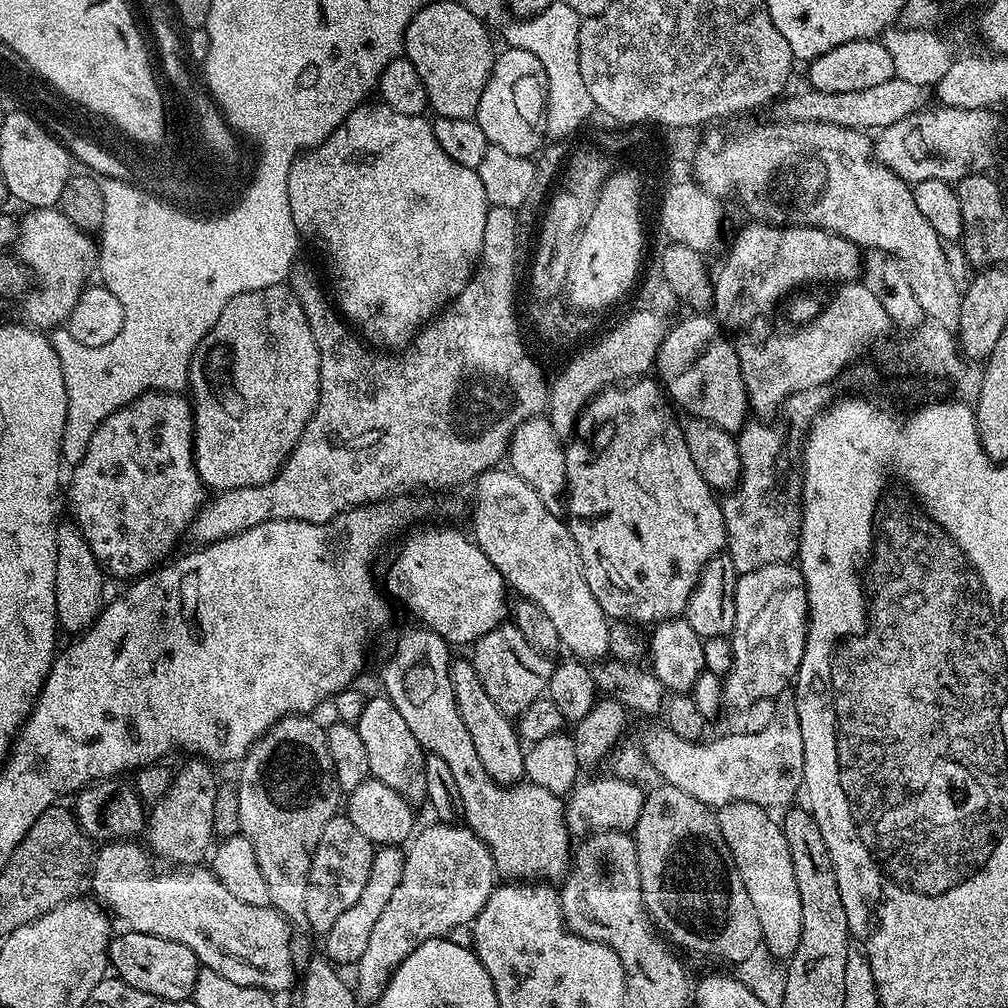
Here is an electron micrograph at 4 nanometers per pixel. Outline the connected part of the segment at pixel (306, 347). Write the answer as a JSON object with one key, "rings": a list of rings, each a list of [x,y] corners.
{"rings":[[[287,283],[275,284],[230,298],[222,314],[218,314],[218,322],[210,326],[210,330],[204,336],[204,342],[194,350],[188,367],[186,388],[190,393],[192,406],[192,460],[196,463],[196,473],[200,475],[200,481],[204,483],[205,489],[225,492],[242,486],[262,486],[276,477],[278,470],[287,462],[289,454],[294,450],[298,438],[302,438],[302,430],[306,430],[306,422],[310,422],[320,397],[318,346],[314,346],[314,334],[310,334],[310,322],[306,322],[306,314],[298,298],[292,293],[291,287]]]}

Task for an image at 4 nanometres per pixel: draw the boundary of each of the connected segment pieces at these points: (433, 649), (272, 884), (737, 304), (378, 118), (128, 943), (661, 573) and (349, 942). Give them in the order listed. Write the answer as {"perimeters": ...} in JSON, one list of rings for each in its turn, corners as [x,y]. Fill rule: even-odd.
{"perimeters":[[[[423,626],[408,628],[392,644],[392,657],[380,668],[380,684],[383,695],[394,702],[394,710],[402,714],[406,726],[414,733],[414,738],[424,747],[425,753],[442,758],[446,766],[450,766],[450,775],[454,777],[456,787],[455,799],[458,808],[464,811],[463,823],[471,828],[472,833],[483,842],[492,855],[492,867],[501,877],[512,882],[536,882],[543,878],[548,882],[556,882],[565,875],[570,862],[570,833],[564,821],[565,801],[555,796],[550,790],[542,790],[542,786],[534,786],[527,782],[509,784],[507,786],[494,782],[486,770],[482,770],[482,761],[474,750],[474,742],[470,742],[470,734],[462,722],[462,714],[458,714],[458,706],[454,702],[454,688],[450,682],[448,665],[450,663],[450,645],[437,632]]],[[[293,714],[271,724],[252,743],[252,749],[244,759],[239,761],[240,780],[235,781],[240,832],[248,839],[250,846],[254,846],[254,858],[258,858],[262,878],[266,878],[266,887],[270,889],[270,905],[296,926],[306,921],[306,886],[318,838],[322,838],[326,822],[338,815],[339,808],[336,807],[340,800],[342,804],[342,789],[330,758],[325,725],[312,718],[308,714]]],[[[748,222],[748,225],[732,240],[732,249],[724,256],[720,273],[715,273],[712,286],[711,307],[716,308],[714,316],[725,329],[740,328],[751,322],[755,316],[768,312],[776,303],[795,293],[803,284],[824,284],[827,280],[852,282],[862,272],[862,249],[859,244],[841,236],[835,236],[821,228],[797,228],[778,224]]],[[[365,102],[359,108],[355,108],[325,140],[293,160],[288,175],[288,201],[297,233],[303,239],[305,236],[306,239],[312,240],[313,246],[324,255],[324,264],[328,267],[328,280],[332,283],[331,295],[343,319],[365,341],[373,345],[381,344],[384,347],[381,349],[384,350],[400,350],[468,285],[480,258],[482,230],[486,230],[486,214],[490,205],[486,198],[486,190],[482,190],[482,178],[478,178],[476,169],[454,162],[454,158],[450,158],[450,154],[446,154],[446,150],[438,146],[431,123],[424,116],[398,114],[398,110],[390,110],[390,106],[383,102],[372,103]]],[[[124,930],[121,936],[120,933],[113,935],[108,941],[108,963],[119,980],[163,1000],[189,999],[202,967],[190,946],[149,932],[131,930]]],[[[637,378],[623,386],[605,388],[598,393],[581,412],[578,421],[578,432],[584,435],[584,440],[576,440],[572,445],[567,445],[564,452],[564,482],[566,485],[566,525],[580,554],[580,566],[592,594],[596,597],[598,606],[605,615],[616,622],[635,622],[637,625],[655,626],[662,620],[675,620],[683,617],[684,609],[688,607],[688,596],[696,587],[696,579],[700,571],[710,562],[710,558],[721,555],[726,544],[724,534],[724,519],[720,513],[720,504],[715,500],[713,489],[698,474],[693,460],[690,459],[690,450],[686,450],[686,438],[681,421],[672,417],[674,408],[662,395],[662,388],[655,379]],[[600,580],[604,584],[612,584],[612,588],[620,596],[603,596]]],[[[380,846],[373,851],[370,878],[366,878],[366,887],[363,888],[362,895],[358,897],[358,902],[354,902],[354,906],[350,906],[350,910],[345,910],[334,921],[334,926],[330,926],[330,930],[323,933],[322,952],[333,964],[355,966],[362,958],[362,953],[366,950],[366,942],[370,942],[370,933],[374,931],[374,922],[378,922],[378,917],[381,916],[386,902],[390,902],[390,897],[393,896],[398,882],[402,882],[404,854],[405,849],[400,846]]]]}

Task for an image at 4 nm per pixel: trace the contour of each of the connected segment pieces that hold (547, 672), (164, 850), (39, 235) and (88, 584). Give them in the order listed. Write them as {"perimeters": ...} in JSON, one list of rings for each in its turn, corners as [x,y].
{"perimeters":[[[[505,622],[500,627],[490,630],[490,634],[482,634],[482,638],[478,638],[476,643],[471,645],[470,652],[472,652],[470,659],[474,670],[478,674],[482,686],[486,686],[486,694],[490,694],[494,706],[498,706],[498,710],[502,710],[502,714],[506,714],[510,718],[519,717],[520,712],[526,710],[526,706],[530,706],[530,702],[539,700],[545,695],[548,679],[552,677],[553,661],[548,661],[551,659],[545,653],[530,646],[530,642],[526,642],[526,638],[522,638],[522,630],[518,630],[515,623]]],[[[188,758],[180,769],[175,769],[170,786],[166,790],[161,800],[155,801],[151,805],[146,816],[146,833],[148,832],[147,847],[153,857],[161,856],[164,860],[173,860],[176,866],[196,866],[200,860],[209,855],[214,844],[214,798],[218,787],[218,779],[212,773],[213,765],[203,758]]],[[[59,207],[33,208],[25,213],[25,216],[21,215],[18,220],[14,252],[18,259],[27,266],[35,283],[36,280],[40,283],[40,288],[33,287],[24,293],[22,297],[24,305],[20,308],[20,312],[24,316],[21,317],[23,323],[37,330],[52,330],[67,321],[68,315],[74,309],[76,299],[89,283],[88,275],[91,272],[93,275],[94,265],[98,260],[98,244],[89,233],[74,226],[74,222],[70,218],[66,218],[66,214],[61,212]]],[[[60,522],[56,526],[56,561],[54,562],[54,594],[56,595],[56,622],[61,629],[71,634],[83,634],[90,625],[100,617],[100,610],[106,603],[104,596],[104,580],[106,573],[94,558],[90,546],[85,542],[83,534],[75,524]]]]}

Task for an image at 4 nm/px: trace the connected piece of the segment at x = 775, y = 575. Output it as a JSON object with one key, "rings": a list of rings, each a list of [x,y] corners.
{"rings":[[[791,563],[771,564],[770,566],[762,566],[753,572],[741,572],[737,575],[736,593],[734,594],[734,626],[730,633],[732,665],[729,667],[728,672],[722,676],[722,700],[727,707],[729,704],[730,707],[736,708],[735,710],[743,710],[746,706],[750,706],[750,702],[773,699],[789,687],[790,681],[796,675],[796,669],[800,667],[802,662],[804,638],[808,632],[808,621],[808,602],[804,598],[804,586],[800,578],[800,571]]]}

